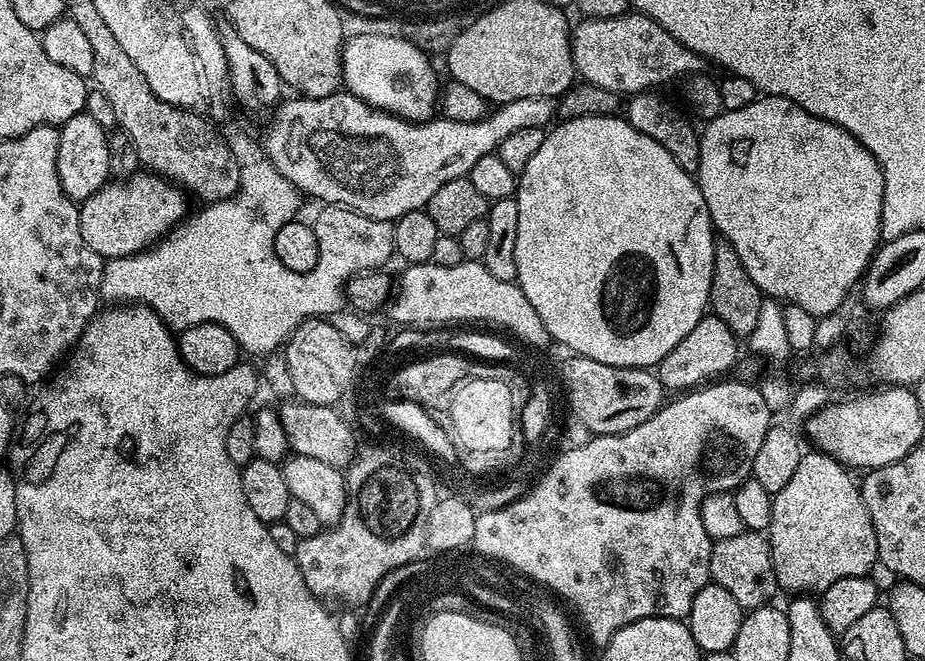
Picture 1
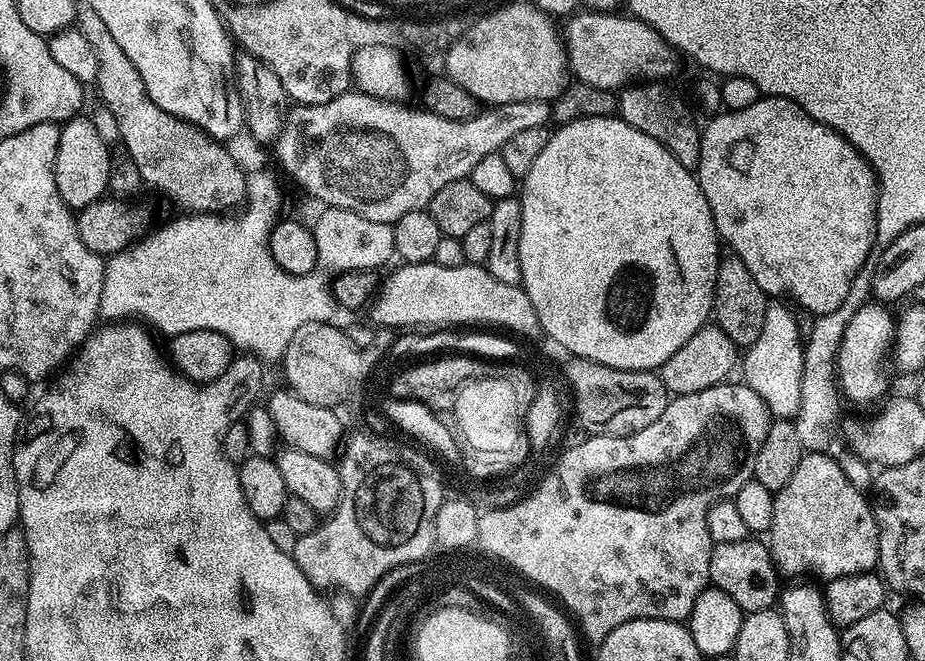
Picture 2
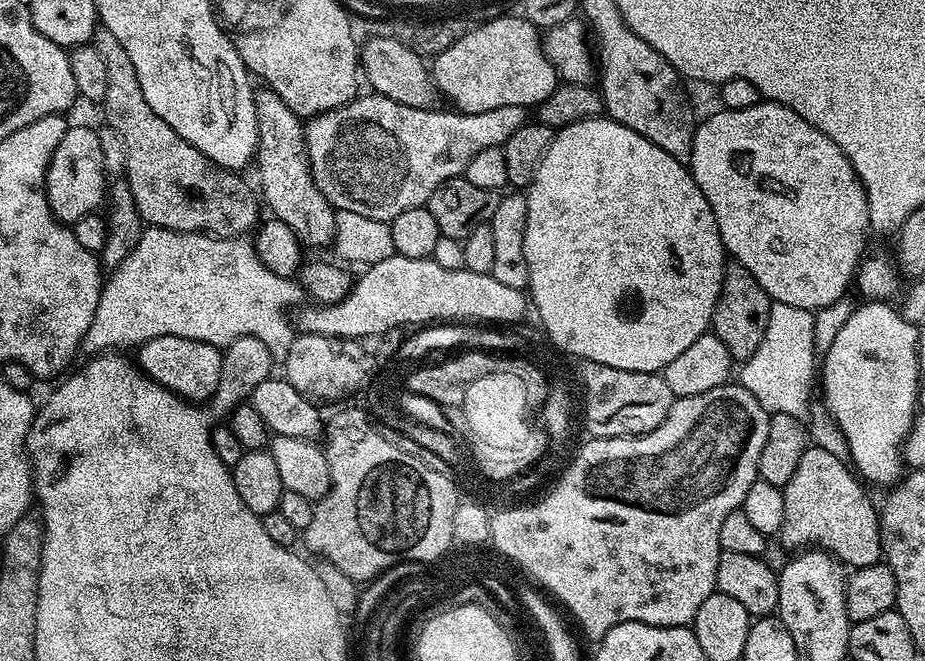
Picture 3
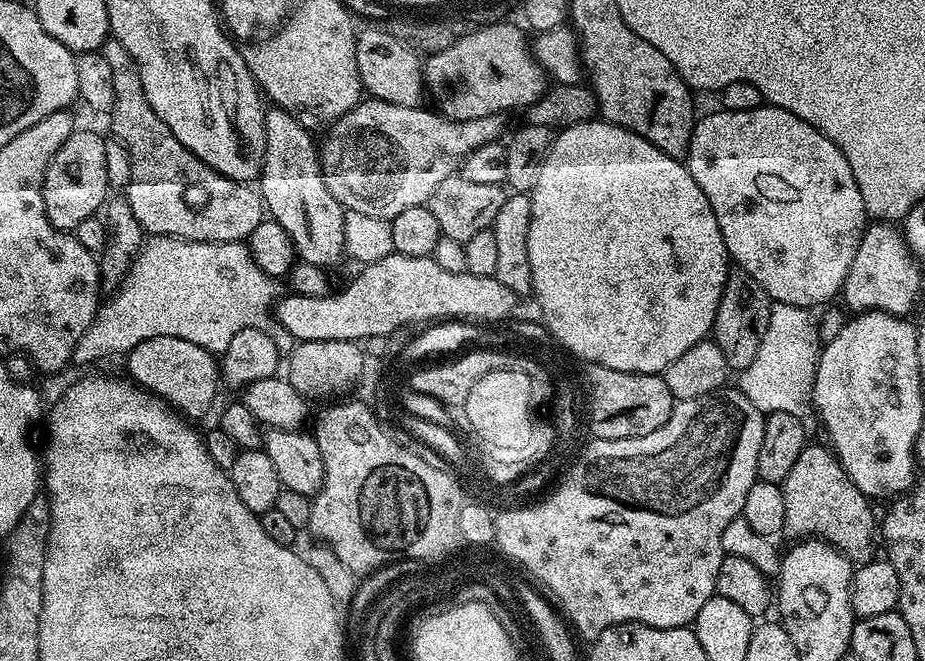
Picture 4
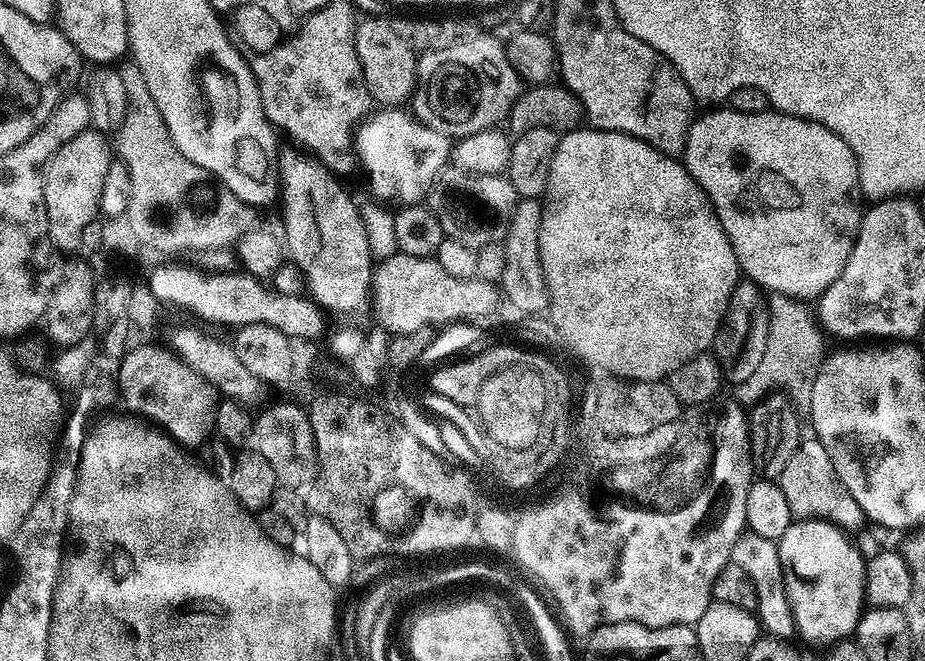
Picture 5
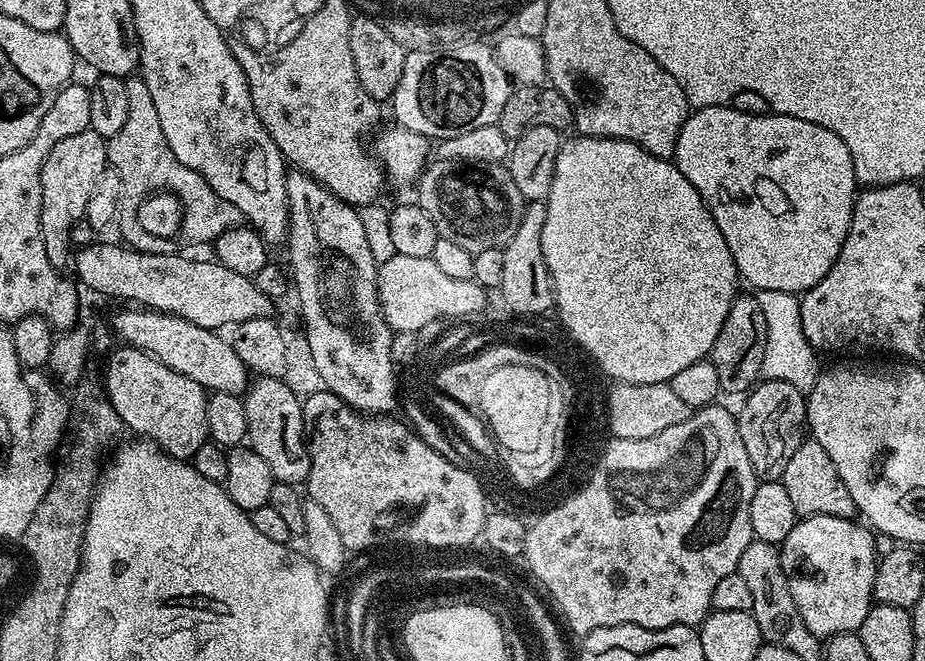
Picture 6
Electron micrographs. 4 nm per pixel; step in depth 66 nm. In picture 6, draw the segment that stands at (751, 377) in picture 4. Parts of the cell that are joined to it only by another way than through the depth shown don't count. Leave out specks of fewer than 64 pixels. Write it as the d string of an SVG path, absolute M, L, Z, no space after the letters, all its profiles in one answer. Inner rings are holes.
M759 289L755 293L758 306L762 306L762 314L766 314L766 354L762 358L761 377L764 380L788 382L798 391L807 394L816 385L820 377L822 363L817 349L812 347L802 330L802 314L800 313L800 296L786 290Z

